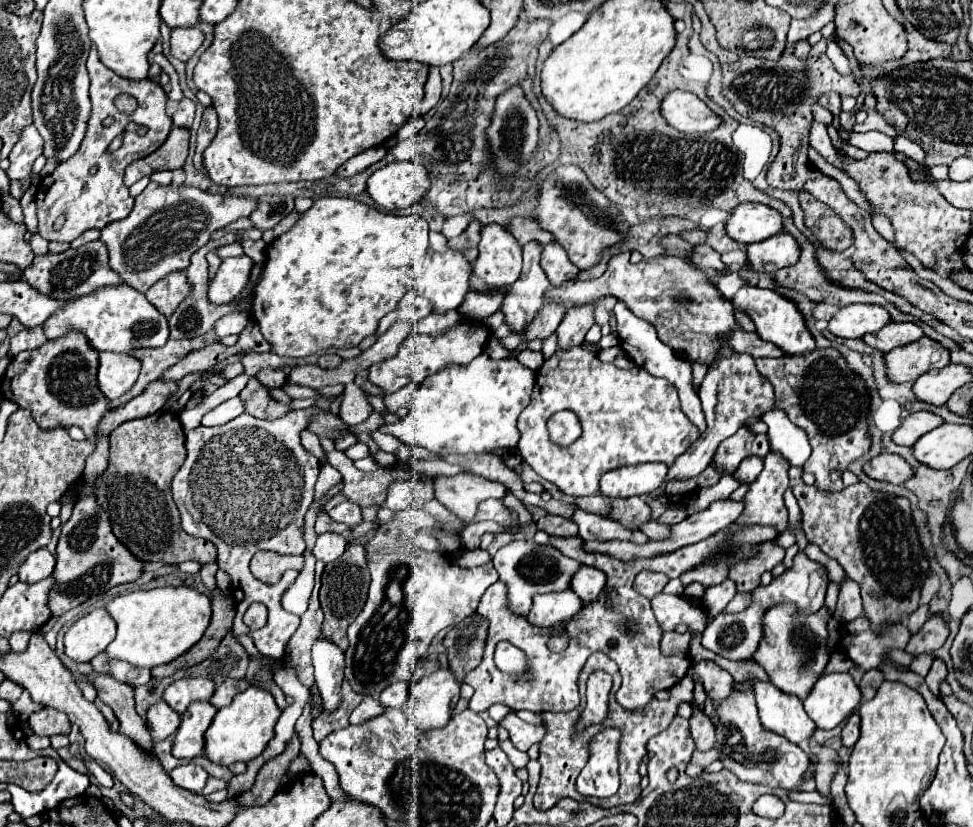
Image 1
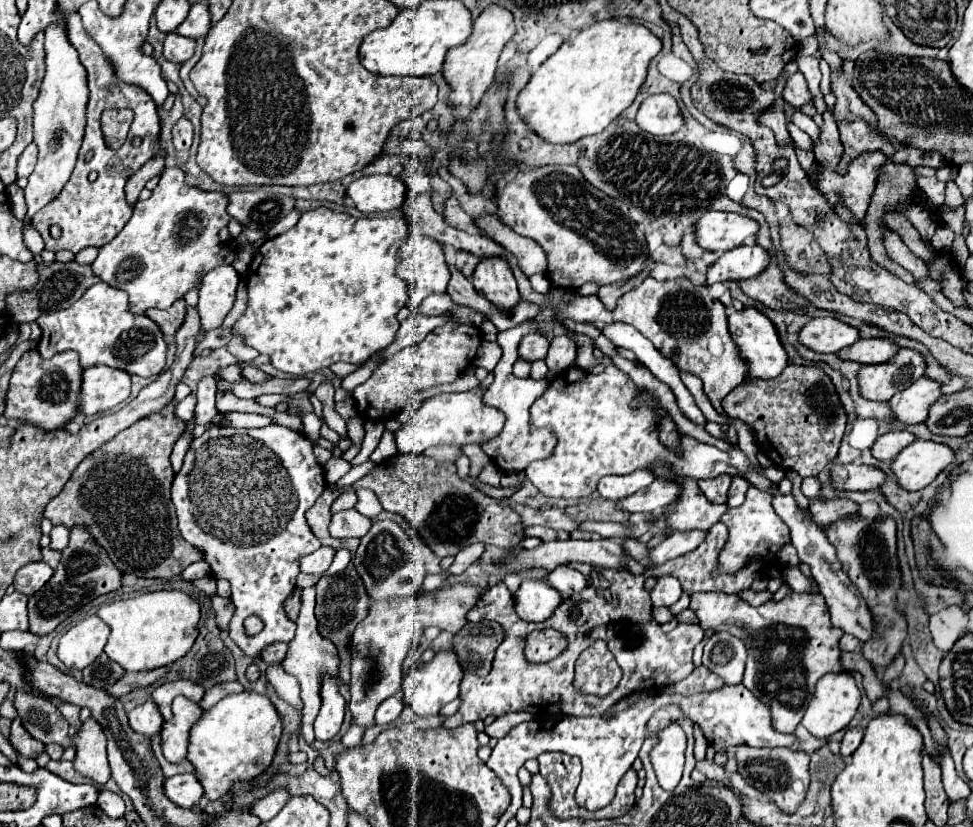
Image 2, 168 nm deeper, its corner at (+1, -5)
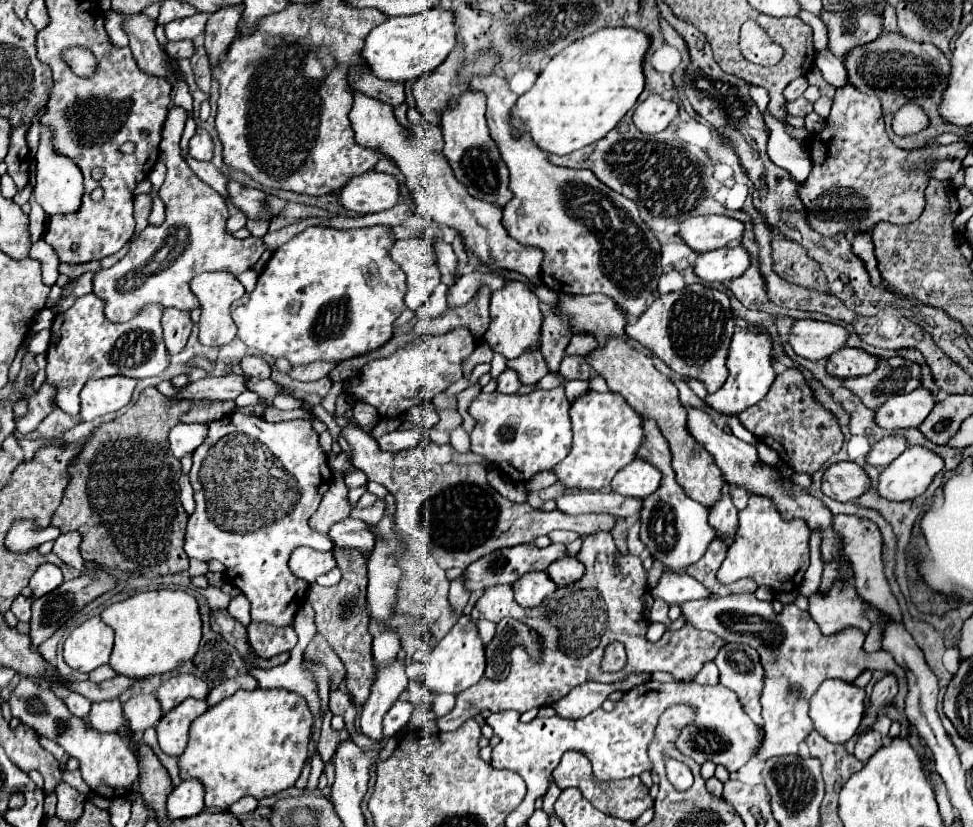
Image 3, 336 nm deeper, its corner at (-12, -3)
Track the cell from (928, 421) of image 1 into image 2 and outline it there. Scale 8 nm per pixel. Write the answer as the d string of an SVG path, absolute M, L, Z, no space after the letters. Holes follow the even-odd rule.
M889 431L881 437L877 437L875 445L871 447L871 455L879 461L891 461L903 447L913 443L915 437L907 431Z

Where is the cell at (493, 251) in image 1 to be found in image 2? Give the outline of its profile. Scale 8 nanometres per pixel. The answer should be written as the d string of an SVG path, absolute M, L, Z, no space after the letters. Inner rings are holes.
M503 259L481 261L473 275L473 287L501 313L511 313L519 303L515 277L511 277L511 269Z

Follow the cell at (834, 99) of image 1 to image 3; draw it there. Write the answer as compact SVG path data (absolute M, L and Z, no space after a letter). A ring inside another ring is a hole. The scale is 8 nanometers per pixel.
M798 77L798 79L794 79L786 89L784 89L784 97L788 99L788 101L794 101L798 95L802 95L804 91L808 89L808 79L806 77Z

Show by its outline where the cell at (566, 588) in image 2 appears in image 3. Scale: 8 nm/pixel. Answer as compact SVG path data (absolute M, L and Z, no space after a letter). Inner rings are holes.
M564 557L560 561L554 561L546 573L558 587L564 587L572 585L572 581L578 581L584 575L584 565L576 557Z

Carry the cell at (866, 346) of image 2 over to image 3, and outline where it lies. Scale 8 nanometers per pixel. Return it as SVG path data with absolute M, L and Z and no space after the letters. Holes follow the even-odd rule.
M844 347L828 359L826 369L828 373L838 377L860 377L866 373L872 373L878 367L878 363L880 363L880 357L870 355L864 349Z

